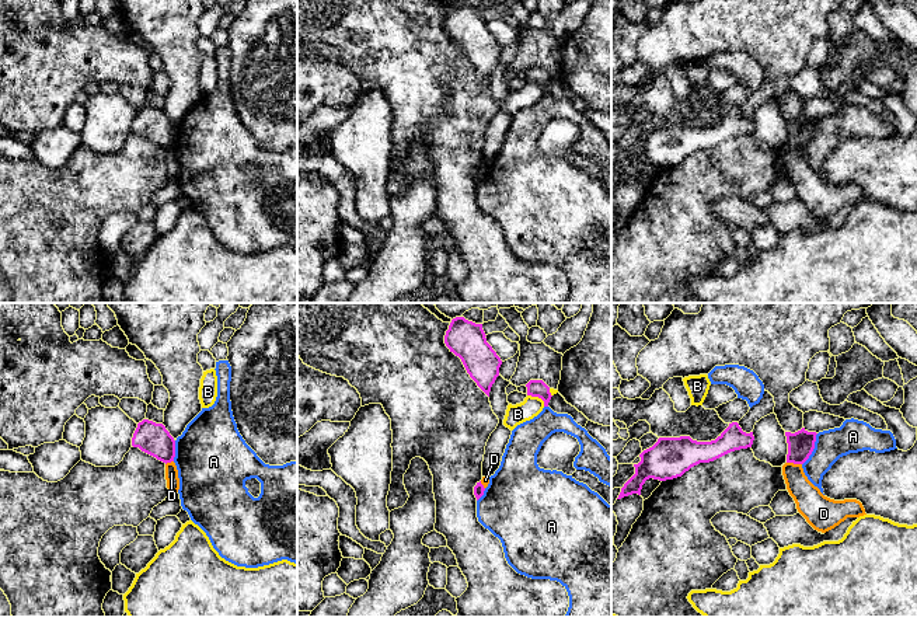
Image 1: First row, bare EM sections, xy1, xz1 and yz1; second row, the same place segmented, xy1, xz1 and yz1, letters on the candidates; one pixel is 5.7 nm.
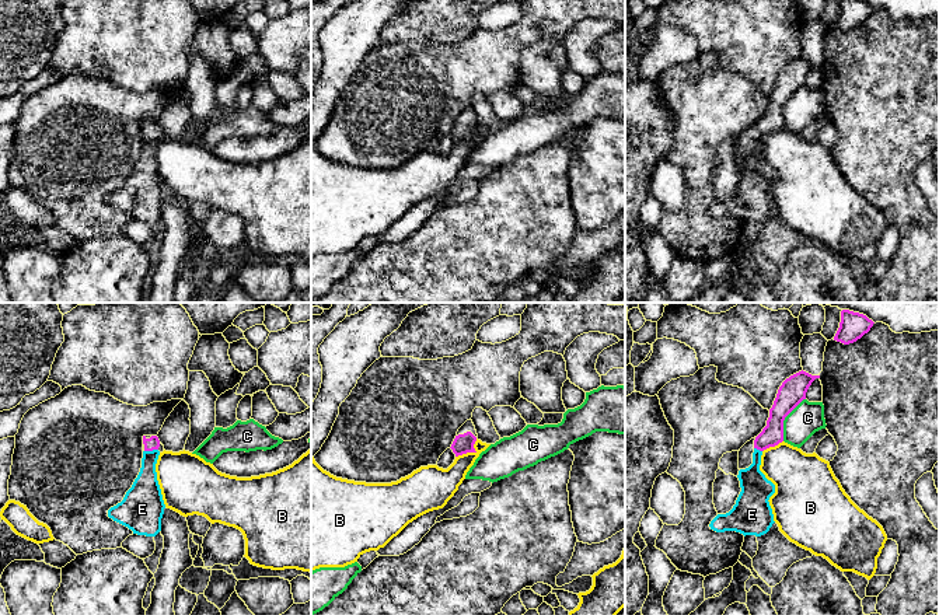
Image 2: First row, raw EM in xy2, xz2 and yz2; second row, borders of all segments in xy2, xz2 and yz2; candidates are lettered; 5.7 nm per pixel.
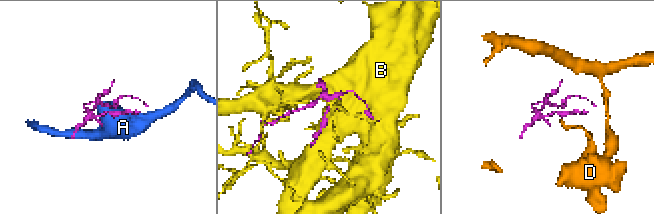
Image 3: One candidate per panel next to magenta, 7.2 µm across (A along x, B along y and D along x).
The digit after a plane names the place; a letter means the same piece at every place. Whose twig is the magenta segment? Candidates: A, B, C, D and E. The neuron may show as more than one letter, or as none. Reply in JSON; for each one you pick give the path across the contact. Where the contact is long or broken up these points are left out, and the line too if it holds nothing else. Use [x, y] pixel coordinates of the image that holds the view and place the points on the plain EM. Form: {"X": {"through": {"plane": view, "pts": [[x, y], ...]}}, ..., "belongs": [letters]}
{"E": {"through": {"plane": "xy2", "pts": [[153, 129], [150, 136], [145, 178]]}}, "belongs": ["E"]}

